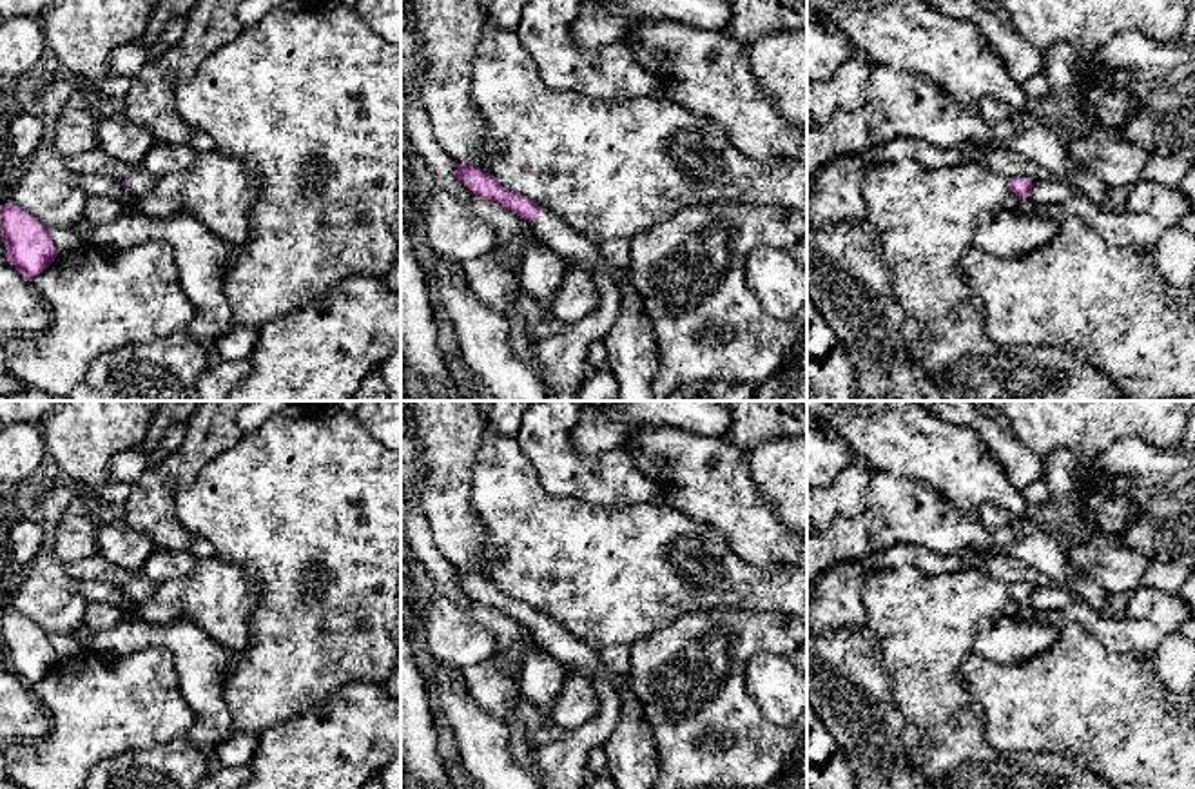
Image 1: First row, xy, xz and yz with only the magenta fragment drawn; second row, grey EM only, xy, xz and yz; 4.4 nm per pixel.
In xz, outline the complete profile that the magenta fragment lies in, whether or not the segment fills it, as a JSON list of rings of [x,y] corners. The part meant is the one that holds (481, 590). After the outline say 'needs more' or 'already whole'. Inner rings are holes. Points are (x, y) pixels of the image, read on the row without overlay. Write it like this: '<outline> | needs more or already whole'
[[[455,570],[459,586],[479,604],[497,608],[504,615],[528,626],[539,648],[551,653],[557,662],[568,669],[589,669],[604,677],[617,691],[626,684],[626,677],[611,673],[604,664],[600,651],[588,648],[582,640],[571,637],[560,624],[540,615],[526,602],[502,593],[490,579]]] | needs more

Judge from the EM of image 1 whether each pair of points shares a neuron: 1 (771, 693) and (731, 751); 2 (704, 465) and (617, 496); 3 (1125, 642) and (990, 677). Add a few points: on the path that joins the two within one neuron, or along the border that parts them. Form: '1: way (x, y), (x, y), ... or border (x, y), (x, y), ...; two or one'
1: border (744, 670), (746, 690), (760, 713), (787, 728); two
2: border (659, 485), (660, 499); two
3: border (1070, 623), (1094, 633), (1112, 650), (1148, 655); two

